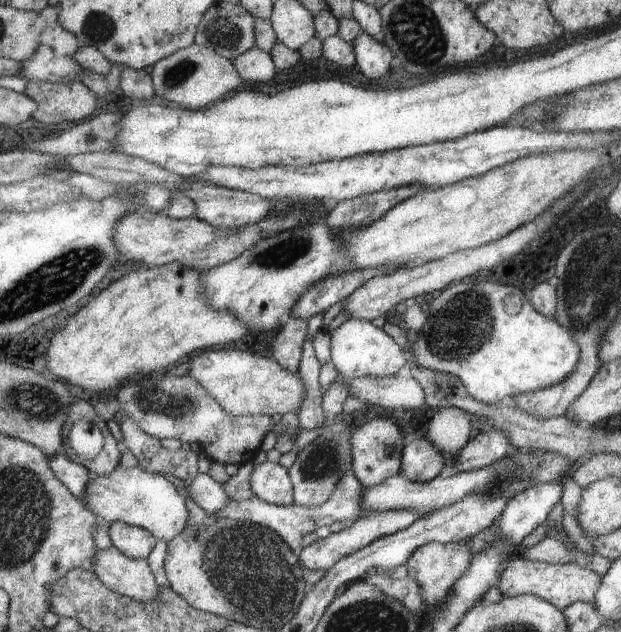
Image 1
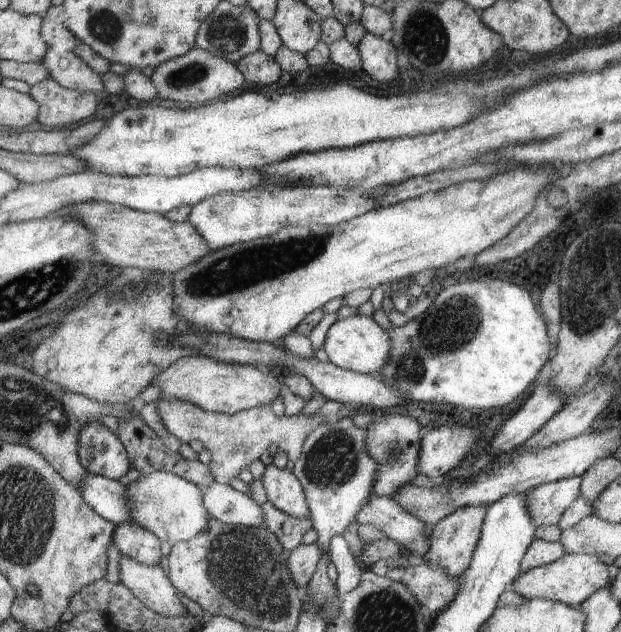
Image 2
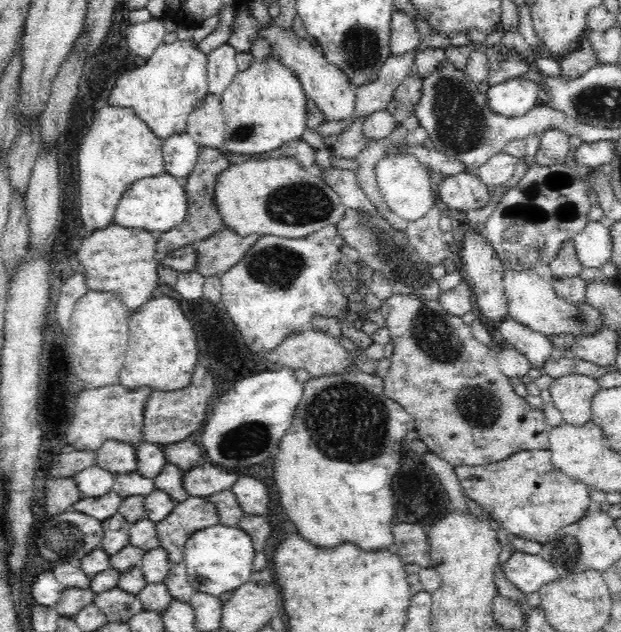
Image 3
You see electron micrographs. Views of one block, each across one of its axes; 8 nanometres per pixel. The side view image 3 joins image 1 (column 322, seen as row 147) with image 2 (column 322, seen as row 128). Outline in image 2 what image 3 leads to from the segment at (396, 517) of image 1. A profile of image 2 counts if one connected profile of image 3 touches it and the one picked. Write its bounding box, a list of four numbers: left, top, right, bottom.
[287,543,328,588]

